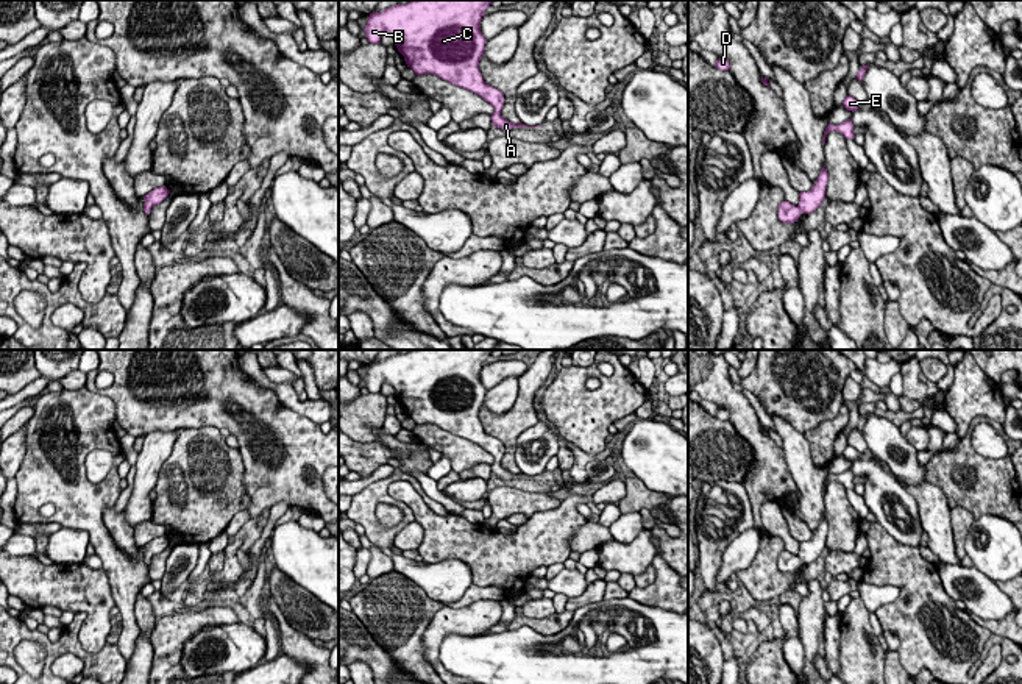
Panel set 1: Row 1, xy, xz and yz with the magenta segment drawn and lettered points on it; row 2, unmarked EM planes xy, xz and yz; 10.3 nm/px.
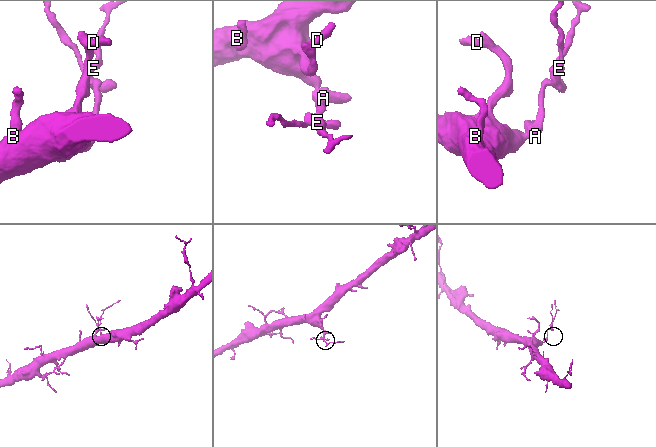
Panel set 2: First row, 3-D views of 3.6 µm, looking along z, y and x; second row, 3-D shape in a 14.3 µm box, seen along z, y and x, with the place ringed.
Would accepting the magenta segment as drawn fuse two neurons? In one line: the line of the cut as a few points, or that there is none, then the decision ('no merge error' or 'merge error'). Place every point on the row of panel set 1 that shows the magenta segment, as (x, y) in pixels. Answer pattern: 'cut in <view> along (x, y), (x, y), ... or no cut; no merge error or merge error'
no cut; no merge error

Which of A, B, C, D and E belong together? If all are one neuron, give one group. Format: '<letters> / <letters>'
A B C D E

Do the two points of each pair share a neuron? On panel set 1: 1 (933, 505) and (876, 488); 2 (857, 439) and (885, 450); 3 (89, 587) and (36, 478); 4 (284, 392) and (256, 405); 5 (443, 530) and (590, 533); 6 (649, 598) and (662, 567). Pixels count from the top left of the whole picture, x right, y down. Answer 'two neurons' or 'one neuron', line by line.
1: two neurons
2: two neurons
3: two neurons
4: two neurons
5: two neurons
6: one neuron

